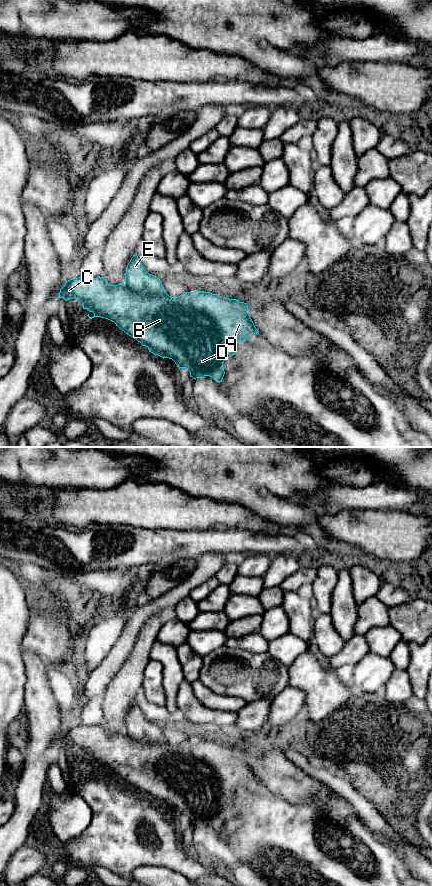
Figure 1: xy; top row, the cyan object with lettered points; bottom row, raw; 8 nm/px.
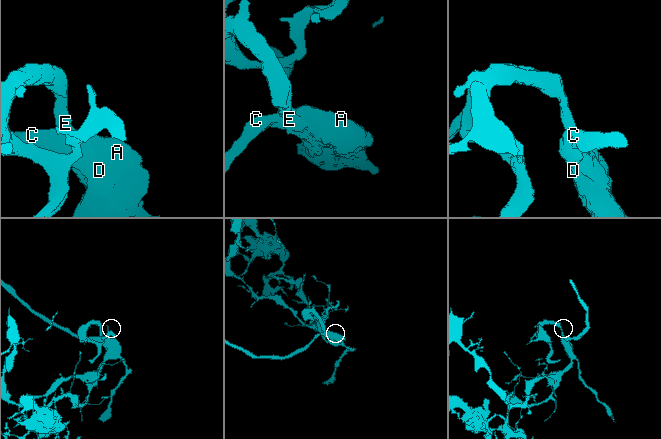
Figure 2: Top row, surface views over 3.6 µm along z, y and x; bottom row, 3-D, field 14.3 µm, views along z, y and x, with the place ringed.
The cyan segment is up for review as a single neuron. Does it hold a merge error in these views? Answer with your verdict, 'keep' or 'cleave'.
keep

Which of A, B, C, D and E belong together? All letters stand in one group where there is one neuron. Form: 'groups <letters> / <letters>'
groups A B C D E

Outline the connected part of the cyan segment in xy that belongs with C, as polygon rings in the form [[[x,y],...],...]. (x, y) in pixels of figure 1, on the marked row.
[[[137,253],[126,267],[124,284],[111,285],[103,277],[73,278],[66,281],[58,298],[81,301],[83,309],[94,313],[93,317],[87,315],[90,319],[101,317],[114,322],[122,331],[146,346],[149,352],[172,359],[179,369],[188,369],[193,379],[210,376],[216,382],[222,382],[225,374],[223,362],[234,355],[236,344],[247,341],[252,334],[259,334],[248,314],[247,303],[203,291],[184,292],[178,297],[169,296],[160,279],[144,270]]]

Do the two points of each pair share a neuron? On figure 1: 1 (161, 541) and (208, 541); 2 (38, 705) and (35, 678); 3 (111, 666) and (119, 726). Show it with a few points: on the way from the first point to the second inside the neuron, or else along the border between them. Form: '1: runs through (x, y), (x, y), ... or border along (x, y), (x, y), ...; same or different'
1: runs through (173, 541), (196, 541); same
2: runs through (38, 698), (37, 685); same
3: border along (126, 658), (122, 667), (109, 683); different

